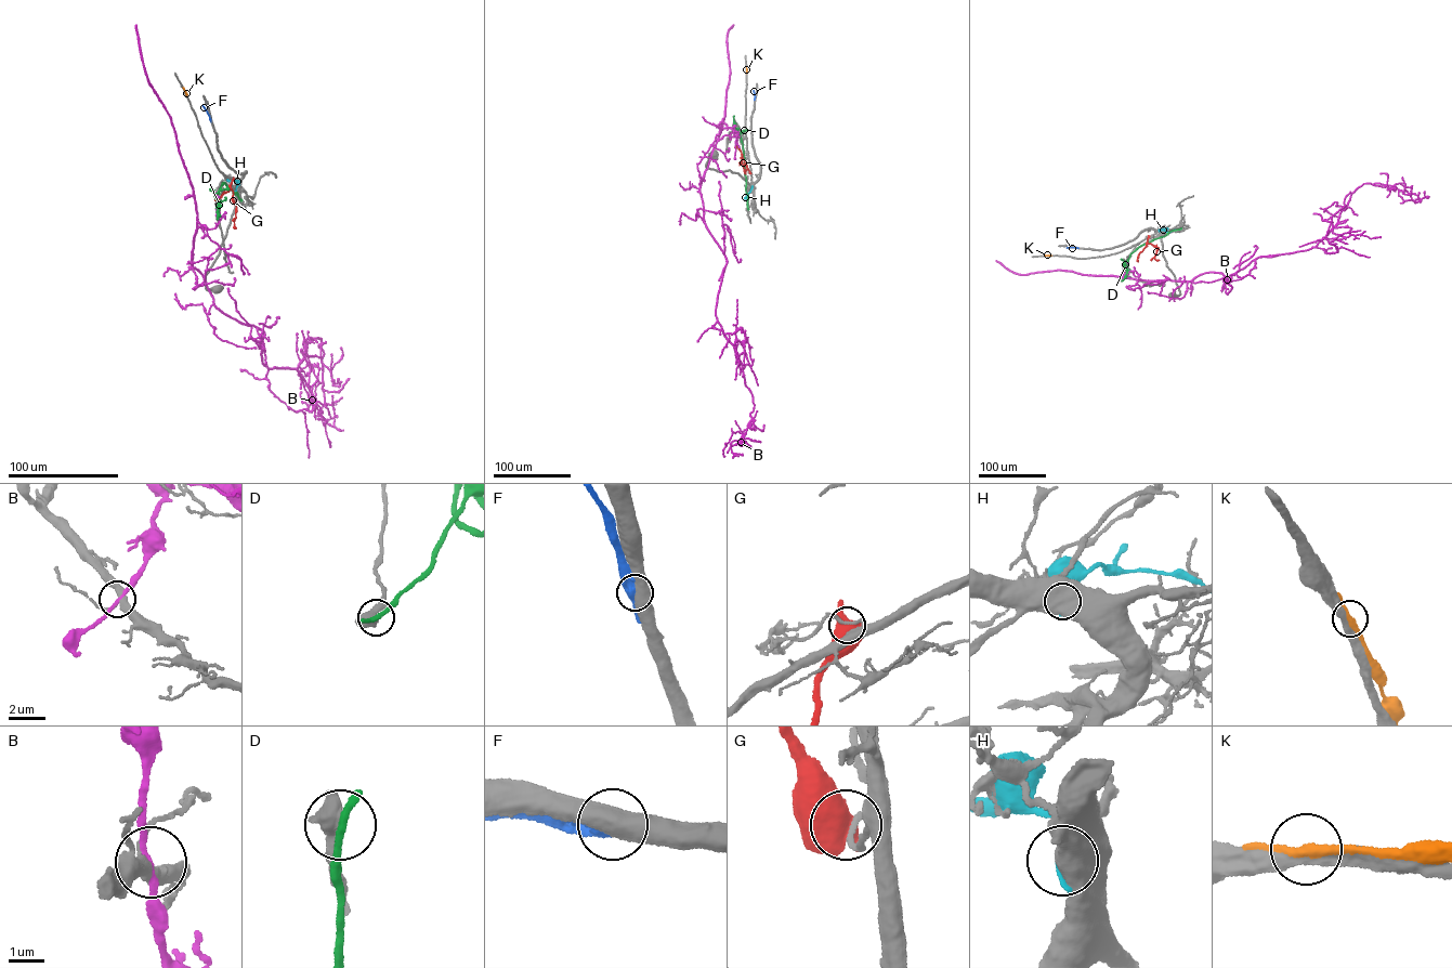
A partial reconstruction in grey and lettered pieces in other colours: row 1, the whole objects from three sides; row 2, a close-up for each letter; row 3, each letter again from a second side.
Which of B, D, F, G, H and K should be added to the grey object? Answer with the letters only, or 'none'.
none

